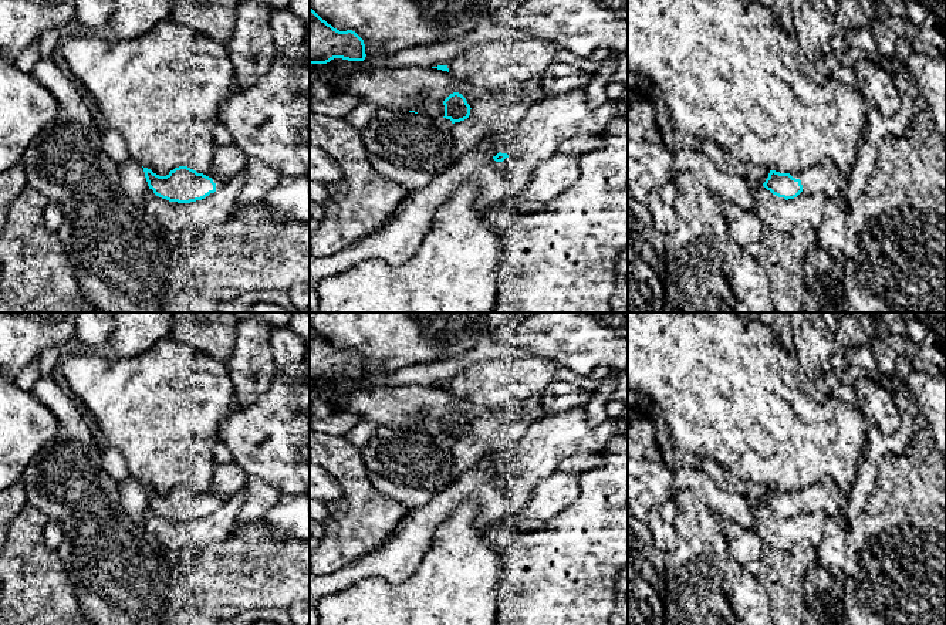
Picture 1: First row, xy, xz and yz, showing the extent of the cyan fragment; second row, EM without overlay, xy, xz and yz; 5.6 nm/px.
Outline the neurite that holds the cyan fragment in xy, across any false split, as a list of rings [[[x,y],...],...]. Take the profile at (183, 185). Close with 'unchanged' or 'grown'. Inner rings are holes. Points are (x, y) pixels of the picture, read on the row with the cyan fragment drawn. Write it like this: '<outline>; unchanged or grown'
[[[187,166],[175,168],[166,176],[159,176],[148,168],[143,168],[143,172],[149,189],[156,196],[178,203],[207,199],[229,182],[213,169],[205,175]]]; grown

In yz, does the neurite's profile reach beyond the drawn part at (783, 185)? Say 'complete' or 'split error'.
split error

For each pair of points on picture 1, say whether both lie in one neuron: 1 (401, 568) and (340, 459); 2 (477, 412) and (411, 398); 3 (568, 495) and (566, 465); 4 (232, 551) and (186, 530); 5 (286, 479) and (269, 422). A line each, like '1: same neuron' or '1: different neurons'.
1: different neurons
2: same neuron
3: different neurons
4: different neurons
5: same neuron

